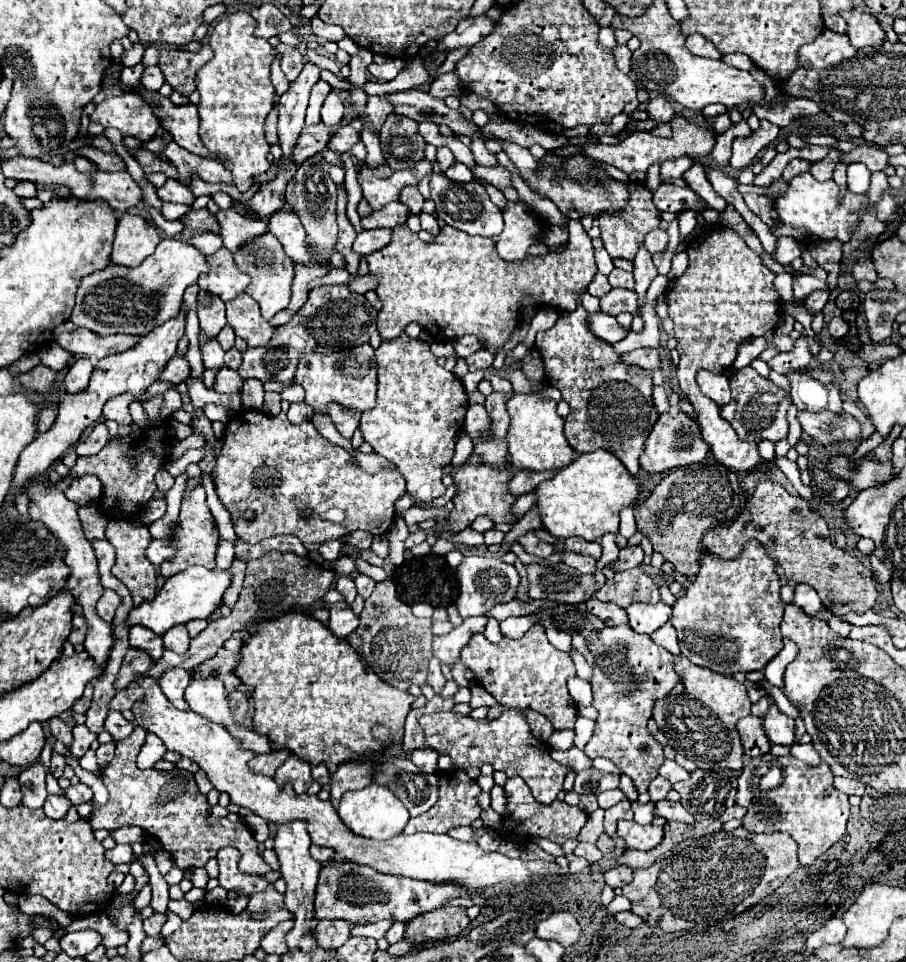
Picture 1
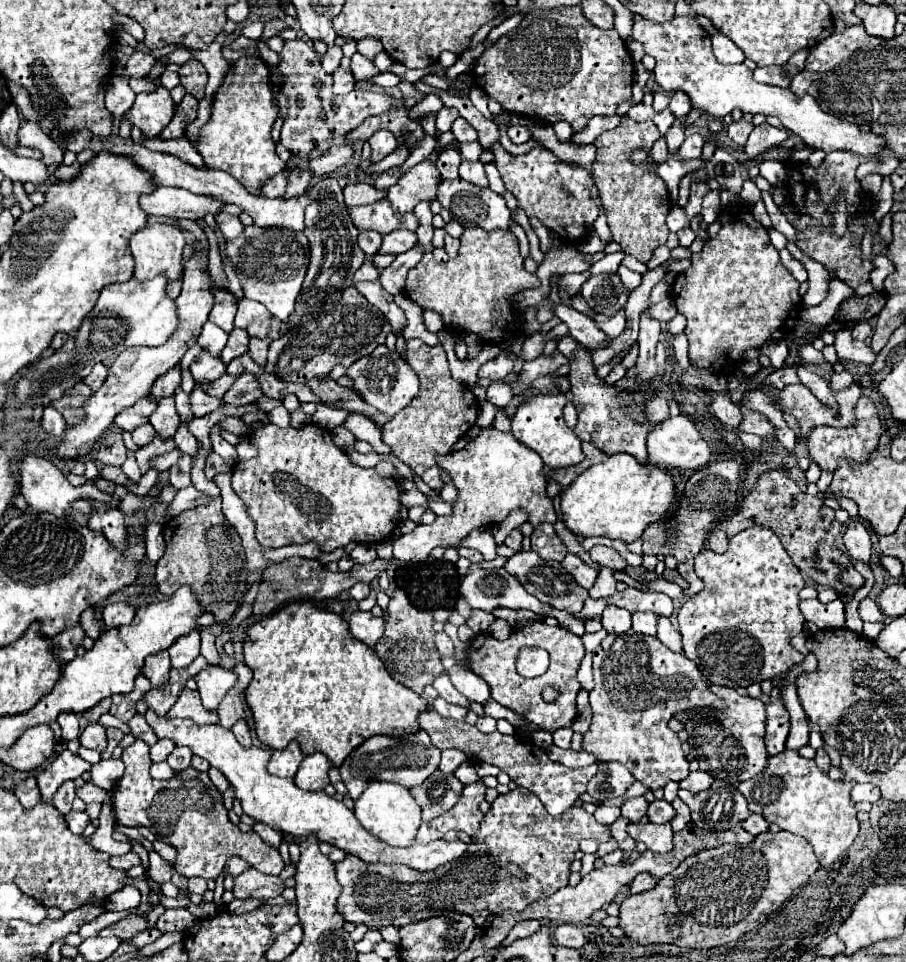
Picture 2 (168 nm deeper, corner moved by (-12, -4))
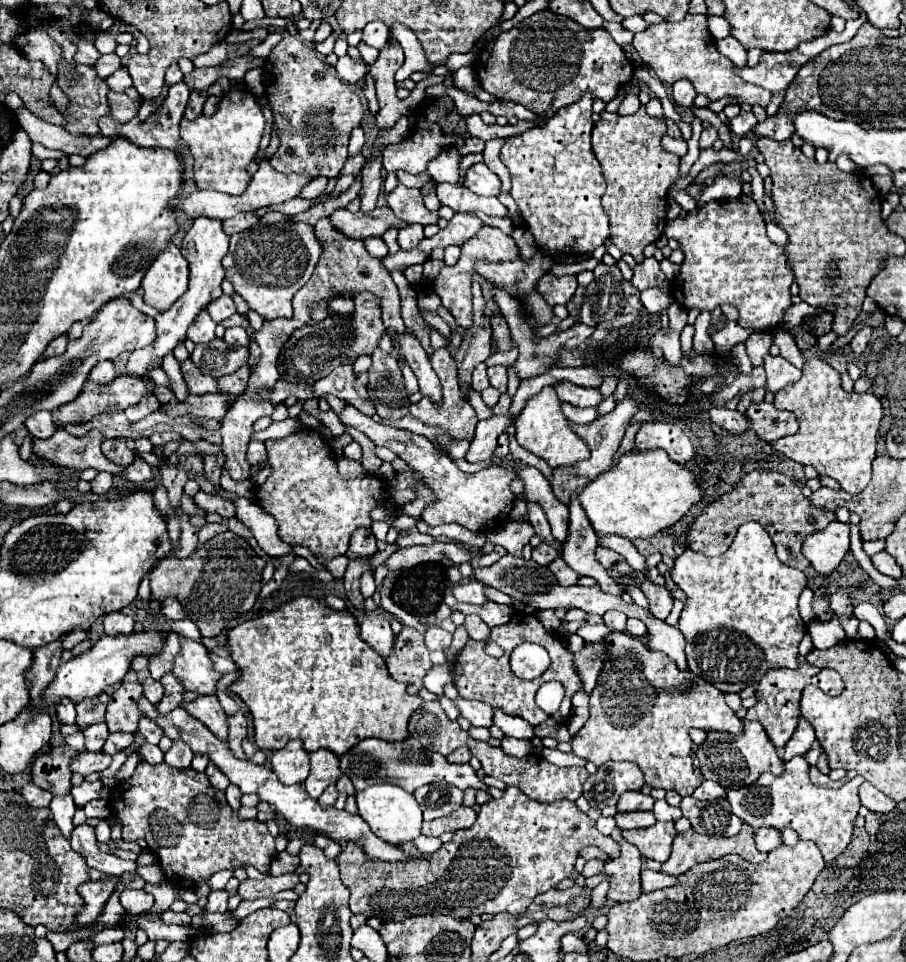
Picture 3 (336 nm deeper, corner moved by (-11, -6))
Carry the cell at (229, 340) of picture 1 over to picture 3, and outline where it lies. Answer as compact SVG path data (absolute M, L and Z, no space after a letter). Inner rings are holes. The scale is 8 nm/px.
M230 327L230 329L226 329L224 341L226 341L230 347L240 347L240 345L246 347L246 345L248 345L248 337L246 337L244 327Z

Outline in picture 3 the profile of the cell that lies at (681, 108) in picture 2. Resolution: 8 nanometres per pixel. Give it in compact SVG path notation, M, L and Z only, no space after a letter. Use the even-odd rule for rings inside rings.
M678 79L674 85L674 103L680 107L690 107L694 103L696 91L688 79Z

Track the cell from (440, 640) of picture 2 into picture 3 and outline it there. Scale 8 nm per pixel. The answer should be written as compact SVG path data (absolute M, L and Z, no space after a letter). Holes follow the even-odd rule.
M428 627L424 633L426 647L428 649L448 649L452 641L452 633L440 629L440 627Z

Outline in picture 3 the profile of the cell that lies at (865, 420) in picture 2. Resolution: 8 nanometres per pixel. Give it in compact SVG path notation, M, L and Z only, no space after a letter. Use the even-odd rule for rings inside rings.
M808 359L802 379L774 393L774 407L790 411L798 419L798 431L770 443L784 457L812 465L818 475L828 475L840 483L846 493L862 491L870 481L870 465L876 457L876 435L882 419L882 405L874 393L848 393L840 387L840 375L822 359ZM798 409L804 409L798 417ZM858 409L864 409L858 411Z

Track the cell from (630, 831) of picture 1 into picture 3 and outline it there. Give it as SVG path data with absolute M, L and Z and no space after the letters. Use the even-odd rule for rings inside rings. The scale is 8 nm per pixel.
M656 821L652 827L648 829L632 829L632 831L622 831L622 837L636 845L638 851L646 857L646 859L654 859L664 863L670 857L670 845L672 839L676 837L676 829L674 823L662 823Z

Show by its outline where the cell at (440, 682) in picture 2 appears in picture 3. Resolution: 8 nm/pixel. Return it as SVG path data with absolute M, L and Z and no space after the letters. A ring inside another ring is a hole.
M456 699L454 701L462 713L474 727L492 727L494 709L482 701L468 701L468 699Z

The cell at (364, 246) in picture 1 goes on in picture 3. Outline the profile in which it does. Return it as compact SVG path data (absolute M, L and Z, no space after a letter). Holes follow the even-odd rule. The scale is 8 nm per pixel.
M414 223L414 225L406 225L404 229L399 229L397 241L402 251L410 251L414 247L418 247L418 243L424 239L424 227Z

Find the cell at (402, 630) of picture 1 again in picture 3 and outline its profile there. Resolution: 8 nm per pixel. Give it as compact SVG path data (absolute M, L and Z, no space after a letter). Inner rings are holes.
M404 627L402 633L396 637L394 653L386 659L386 665L390 675L396 681L406 683L410 695L416 695L422 689L422 677L432 667L424 637L416 629Z

